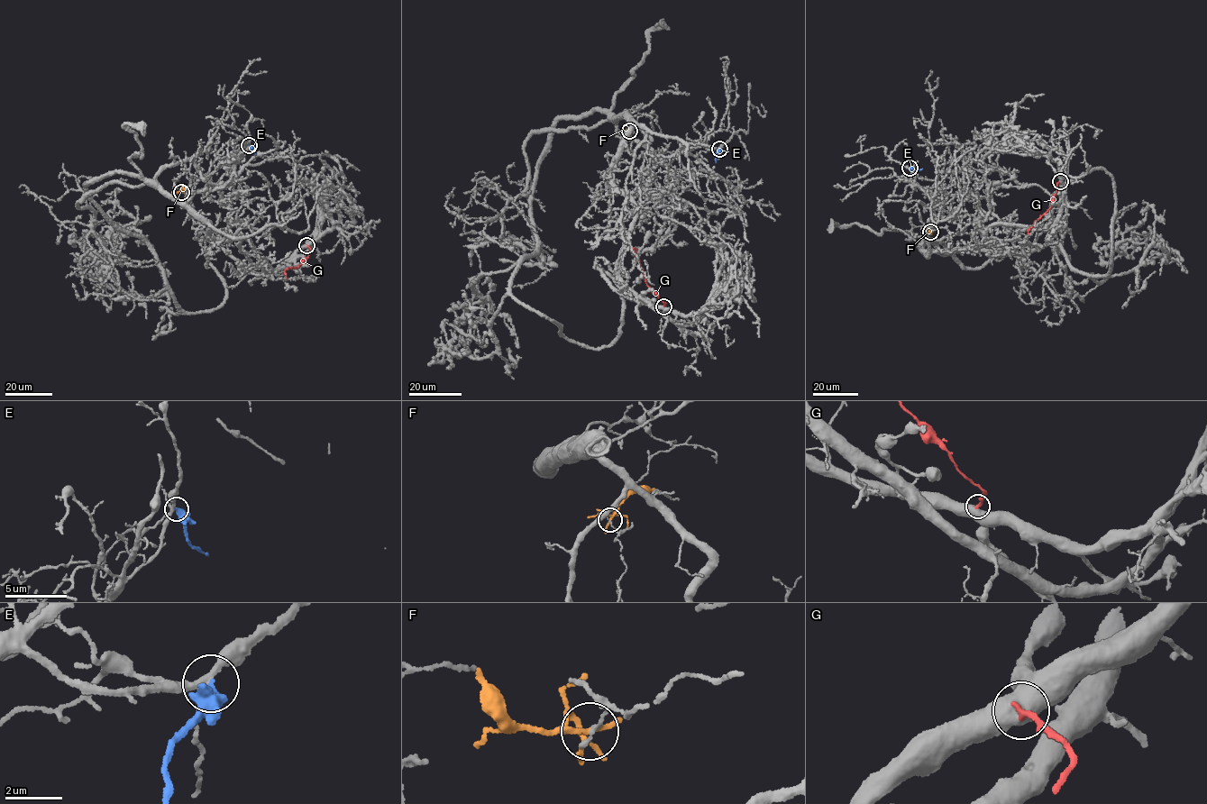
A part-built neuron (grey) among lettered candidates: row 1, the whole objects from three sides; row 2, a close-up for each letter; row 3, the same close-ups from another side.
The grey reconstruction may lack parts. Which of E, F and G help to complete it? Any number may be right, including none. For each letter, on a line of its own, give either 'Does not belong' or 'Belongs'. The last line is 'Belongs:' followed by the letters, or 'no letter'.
E: Does not belong
F: Does not belong
G: Does not belong
Belongs: no letter

